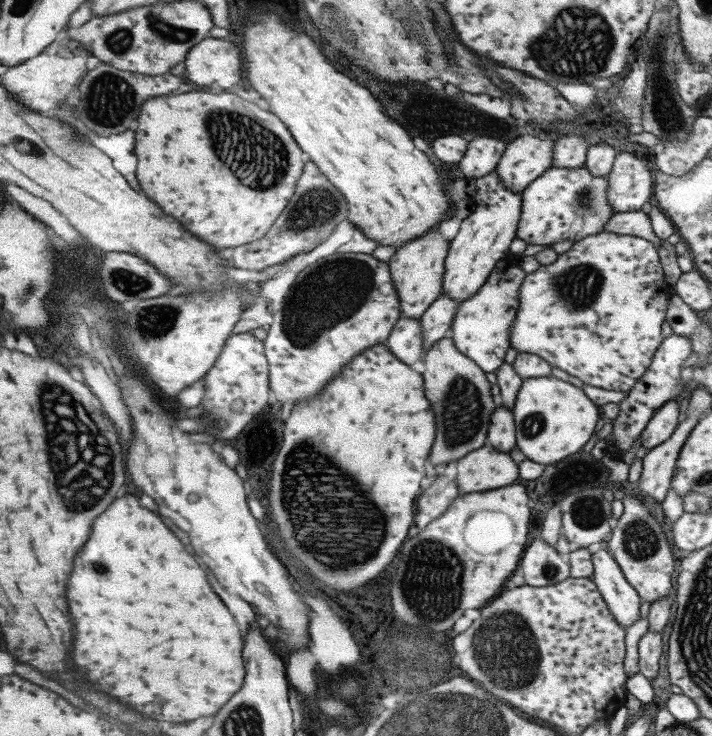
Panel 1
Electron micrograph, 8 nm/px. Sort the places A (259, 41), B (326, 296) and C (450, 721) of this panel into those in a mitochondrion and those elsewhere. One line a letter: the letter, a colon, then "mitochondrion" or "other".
A: other
B: mitochondrion
C: mitochondrion

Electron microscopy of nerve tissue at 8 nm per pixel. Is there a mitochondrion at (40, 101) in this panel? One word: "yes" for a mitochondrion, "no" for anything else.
no

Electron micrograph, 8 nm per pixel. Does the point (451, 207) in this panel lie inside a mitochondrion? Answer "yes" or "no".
no

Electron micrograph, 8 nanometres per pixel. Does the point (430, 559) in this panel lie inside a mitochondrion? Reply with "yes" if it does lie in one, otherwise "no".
yes

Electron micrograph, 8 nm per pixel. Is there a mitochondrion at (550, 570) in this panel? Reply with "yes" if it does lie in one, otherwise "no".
yes

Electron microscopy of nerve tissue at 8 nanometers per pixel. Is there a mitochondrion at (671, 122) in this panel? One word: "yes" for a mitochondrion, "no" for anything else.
yes

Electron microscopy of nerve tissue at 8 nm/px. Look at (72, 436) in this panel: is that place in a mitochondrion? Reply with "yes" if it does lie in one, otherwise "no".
yes

